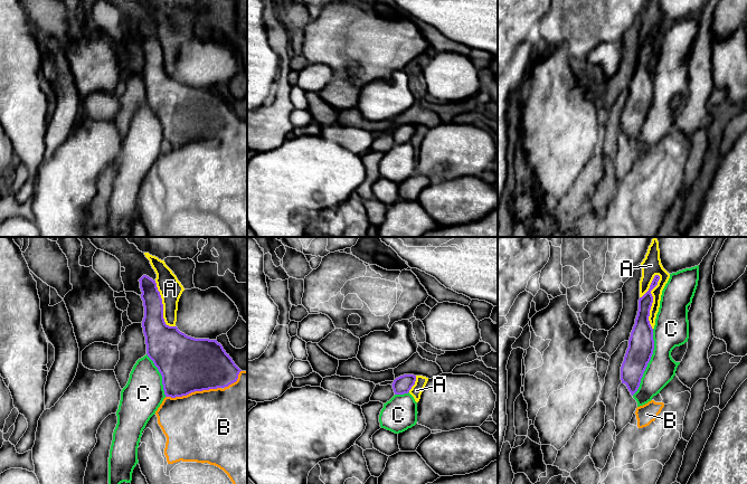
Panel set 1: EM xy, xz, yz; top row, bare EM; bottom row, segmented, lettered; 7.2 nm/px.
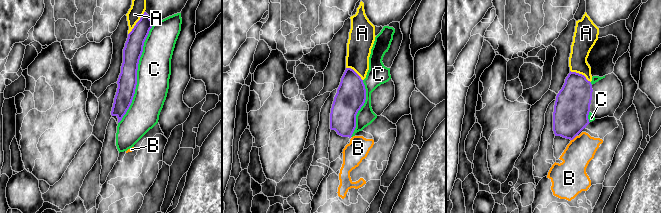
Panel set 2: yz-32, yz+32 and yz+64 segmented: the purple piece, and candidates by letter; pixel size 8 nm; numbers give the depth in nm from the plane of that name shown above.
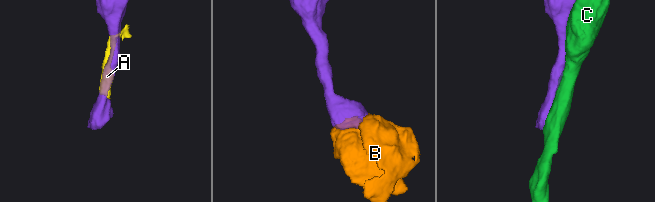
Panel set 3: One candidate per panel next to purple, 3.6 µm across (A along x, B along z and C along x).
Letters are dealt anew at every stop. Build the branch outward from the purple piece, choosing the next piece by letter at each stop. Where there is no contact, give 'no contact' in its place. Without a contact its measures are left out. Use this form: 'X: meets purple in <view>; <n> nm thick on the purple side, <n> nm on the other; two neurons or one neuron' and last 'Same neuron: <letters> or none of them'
A: meets purple in yz; 160 nm thick on the purple side, 130 nm on the other; two neurons
B: meets purple in xy; 400 nm thick on the purple side, 480 nm on the other; one neuron
C: meets purple in yz; 190 nm thick on the purple side, 220 nm on the other; two neurons
Same neuron: B

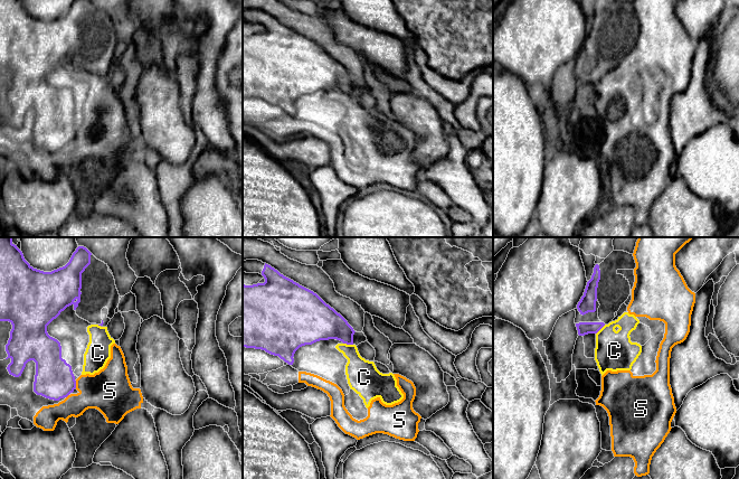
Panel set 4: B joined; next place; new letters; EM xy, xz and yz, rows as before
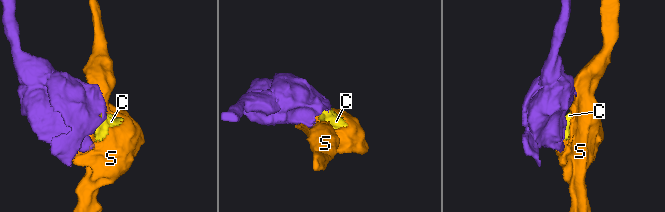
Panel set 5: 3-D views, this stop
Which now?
C: meets purple in xz; 260 nm thick on the purple side, 220 nm on the other; two neurons
S: meets purple in xy; 280 nm thick on the purple side, 320 nm on the other; two neurons
Same neuron: none of them

